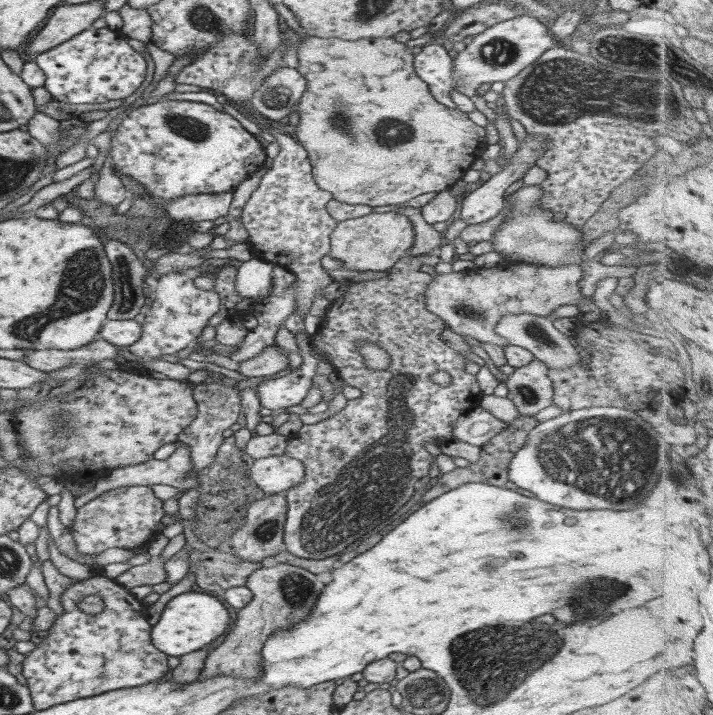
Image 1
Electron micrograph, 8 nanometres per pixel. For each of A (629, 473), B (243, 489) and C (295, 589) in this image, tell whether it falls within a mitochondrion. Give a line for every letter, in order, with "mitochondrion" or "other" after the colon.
A: mitochondrion
B: other
C: mitochondrion

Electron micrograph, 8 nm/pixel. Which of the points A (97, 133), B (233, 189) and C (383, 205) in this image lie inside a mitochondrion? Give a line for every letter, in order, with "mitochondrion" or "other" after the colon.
A: other
B: other
C: other

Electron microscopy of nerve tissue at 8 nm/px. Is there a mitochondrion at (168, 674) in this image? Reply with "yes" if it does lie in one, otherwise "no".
no

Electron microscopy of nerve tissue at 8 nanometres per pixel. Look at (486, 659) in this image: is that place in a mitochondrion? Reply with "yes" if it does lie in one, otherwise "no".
yes

